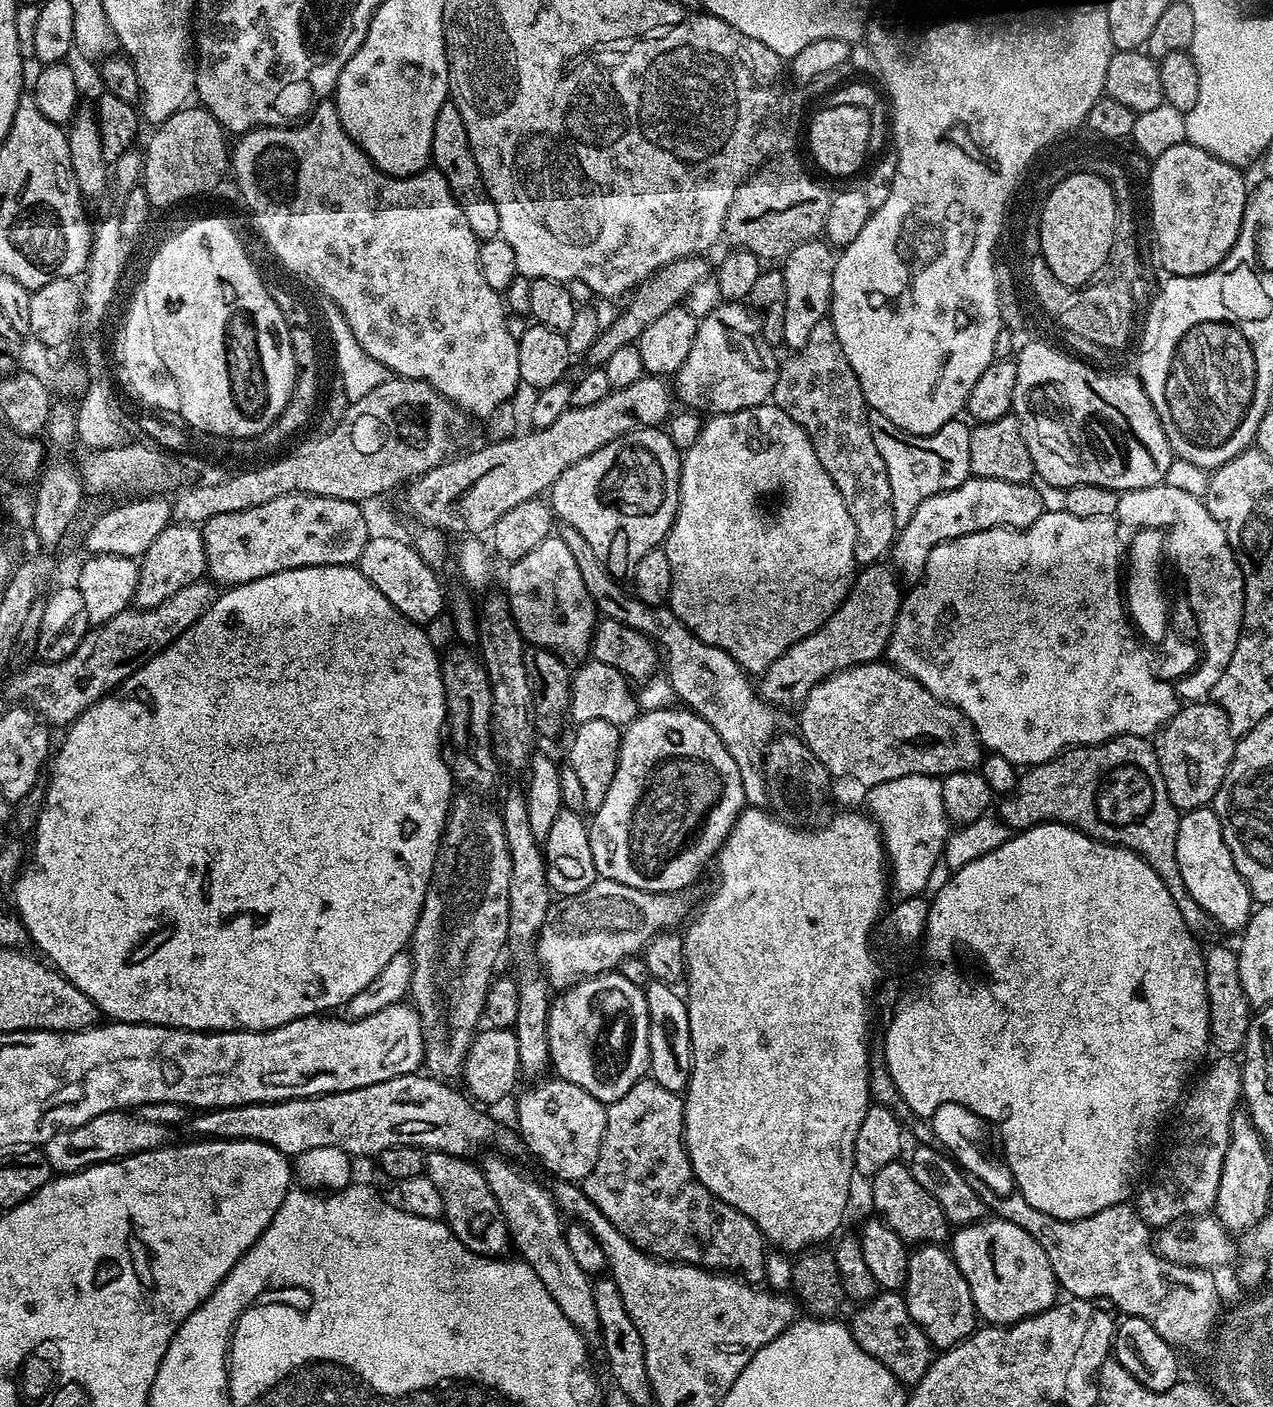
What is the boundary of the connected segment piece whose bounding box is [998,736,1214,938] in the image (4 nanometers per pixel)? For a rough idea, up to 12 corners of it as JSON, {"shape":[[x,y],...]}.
{"shape":[[1143,736],[1025,767],[998,816],[1067,824],[1137,852],[1193,936],[1214,932],[1176,847],[1158,748]]}

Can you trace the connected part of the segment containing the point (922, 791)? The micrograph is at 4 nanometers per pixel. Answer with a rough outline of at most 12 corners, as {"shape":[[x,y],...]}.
{"shape":[[935,776],[871,785],[890,884],[921,895],[950,821]]}

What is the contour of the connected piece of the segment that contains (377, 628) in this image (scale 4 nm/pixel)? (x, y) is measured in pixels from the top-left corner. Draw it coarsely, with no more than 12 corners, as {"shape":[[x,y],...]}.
{"shape":[[237,584],[67,725],[14,907],[109,1021],[409,947],[438,650]]}

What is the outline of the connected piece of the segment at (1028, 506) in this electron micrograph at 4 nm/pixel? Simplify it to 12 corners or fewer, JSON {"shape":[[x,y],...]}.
{"shape":[[972,476],[926,498],[897,531],[891,567],[919,585],[936,544],[1029,528],[1031,482]]}

